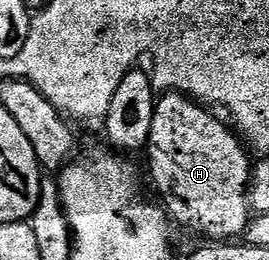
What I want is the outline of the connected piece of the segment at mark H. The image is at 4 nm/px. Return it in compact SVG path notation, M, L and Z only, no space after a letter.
M166 91L157 98L152 119L152 135L148 146L150 165L154 168L154 177L162 189L174 196L174 213L182 221L215 242L238 239L245 234L246 226L252 220L250 208L250 174L252 160L242 150L243 142L236 136L235 130L226 125L198 125L202 113L193 100L187 99L177 91Z

